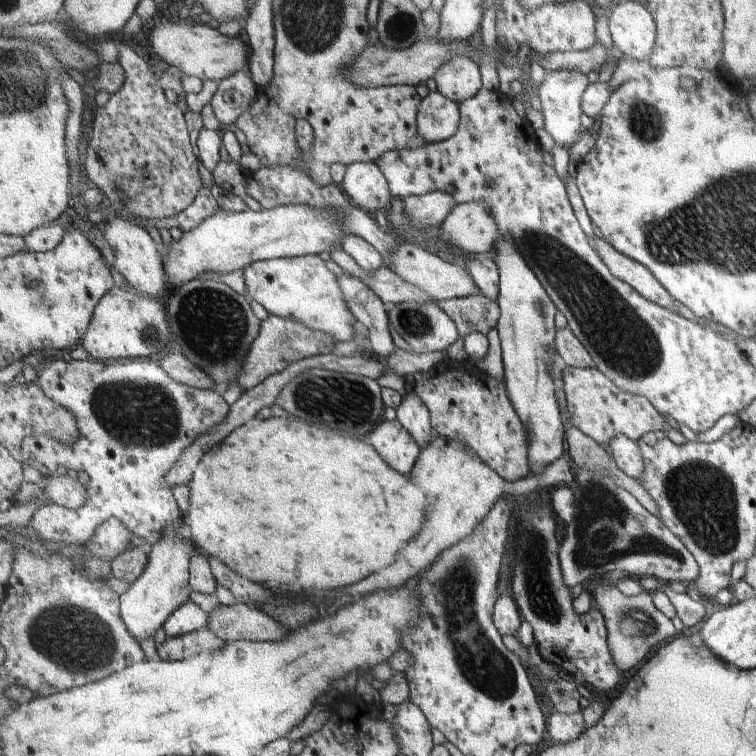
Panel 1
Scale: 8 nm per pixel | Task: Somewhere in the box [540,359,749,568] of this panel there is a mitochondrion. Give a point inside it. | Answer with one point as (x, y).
(702, 496)

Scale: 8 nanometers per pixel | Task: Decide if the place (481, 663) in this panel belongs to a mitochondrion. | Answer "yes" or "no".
yes

